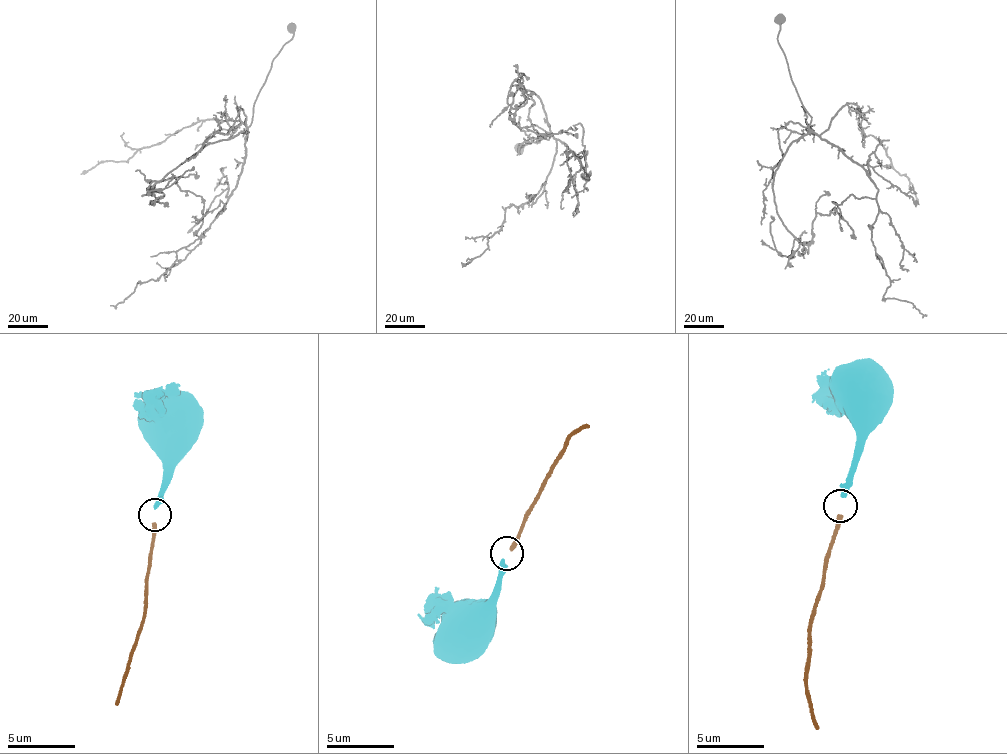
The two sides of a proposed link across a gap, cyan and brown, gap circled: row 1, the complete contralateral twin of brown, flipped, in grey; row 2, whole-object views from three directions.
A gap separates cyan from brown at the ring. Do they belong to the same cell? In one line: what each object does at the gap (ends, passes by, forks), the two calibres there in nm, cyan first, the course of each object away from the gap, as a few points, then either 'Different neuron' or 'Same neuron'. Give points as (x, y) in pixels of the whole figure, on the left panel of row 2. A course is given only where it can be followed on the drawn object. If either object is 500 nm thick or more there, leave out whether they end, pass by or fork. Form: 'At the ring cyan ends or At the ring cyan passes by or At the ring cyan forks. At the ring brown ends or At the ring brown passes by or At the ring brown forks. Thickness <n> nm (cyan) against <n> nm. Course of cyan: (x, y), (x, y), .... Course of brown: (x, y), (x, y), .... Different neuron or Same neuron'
At the ring cyan ends. At the ring brown ends. Thickness 360 nm (cyan) against 320 nm. Course of cyan: (155, 506), (169, 453), (183, 443), (193, 422), (190, 407), (183, 406), (183, 419). Course of brown: (155, 523), (145, 622), (114, 704). Same neuron

